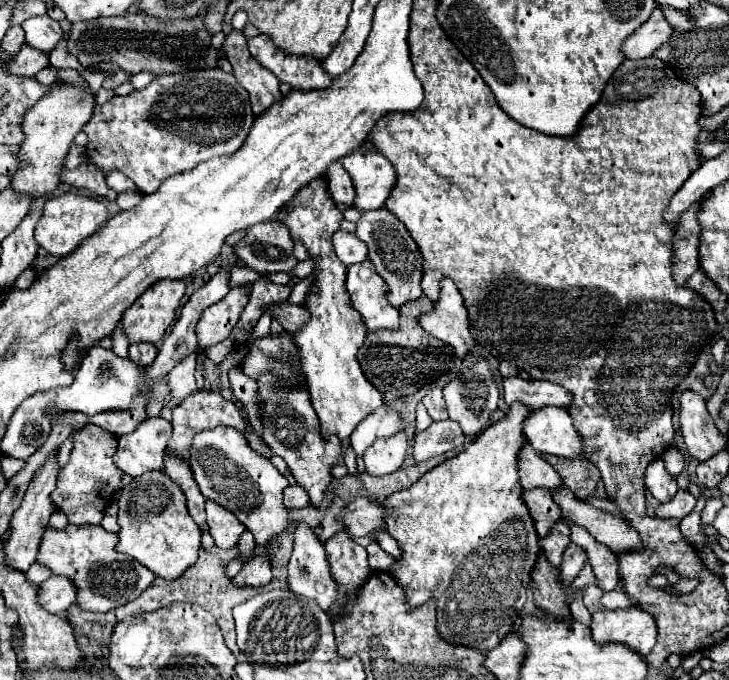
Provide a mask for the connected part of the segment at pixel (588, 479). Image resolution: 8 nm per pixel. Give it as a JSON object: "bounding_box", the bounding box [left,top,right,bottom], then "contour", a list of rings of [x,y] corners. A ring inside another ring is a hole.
{"bounding_box":[544,454,600,500],"contour":[[[544,454],[544,460],[562,476],[564,486],[570,488],[578,500],[588,500],[600,482],[600,470],[586,458],[568,460]]]}

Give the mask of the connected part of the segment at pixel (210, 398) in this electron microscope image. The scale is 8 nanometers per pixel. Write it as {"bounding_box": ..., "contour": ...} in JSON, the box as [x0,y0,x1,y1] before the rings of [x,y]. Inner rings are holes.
{"bounding_box":[168,390,246,462],"contour":[[[198,390],[192,396],[188,396],[182,404],[178,404],[172,410],[172,428],[174,434],[168,440],[168,452],[176,458],[182,458],[184,462],[190,460],[190,446],[192,440],[198,432],[204,430],[212,430],[216,426],[228,426],[228,428],[236,428],[238,432],[246,432],[246,420],[240,416],[240,408],[234,404],[234,400],[224,400],[218,392],[208,392],[208,390]]]}

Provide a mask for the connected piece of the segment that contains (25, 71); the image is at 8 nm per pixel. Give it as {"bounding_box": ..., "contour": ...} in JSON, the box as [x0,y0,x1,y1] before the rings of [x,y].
{"bounding_box":[10,44,48,76],"contour":[[[22,44],[18,56],[14,58],[14,62],[10,64],[10,70],[14,74],[22,74],[22,76],[34,76],[36,72],[40,72],[44,66],[48,64],[48,54]]]}

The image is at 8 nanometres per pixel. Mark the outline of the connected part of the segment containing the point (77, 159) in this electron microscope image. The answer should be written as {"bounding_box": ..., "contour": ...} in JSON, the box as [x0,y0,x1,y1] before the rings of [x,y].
{"bounding_box":[64,144,86,168],"contour":[[[70,144],[70,150],[64,158],[64,168],[76,168],[86,158],[86,148],[78,144]]]}

